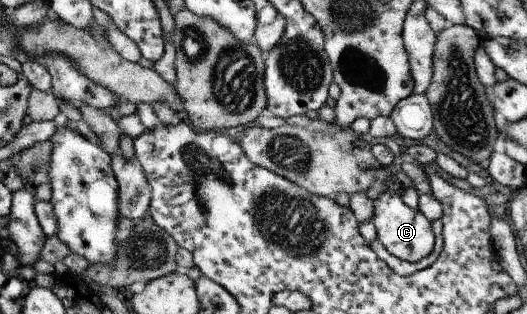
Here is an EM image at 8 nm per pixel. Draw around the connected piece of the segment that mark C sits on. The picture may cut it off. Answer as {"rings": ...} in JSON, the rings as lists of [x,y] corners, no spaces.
{"rings":[[[391,185],[373,200],[373,215],[371,218],[377,230],[377,239],[382,242],[386,250],[396,258],[411,263],[422,260],[432,252],[435,243],[435,234],[432,222],[418,209],[404,204],[397,186]]]}

